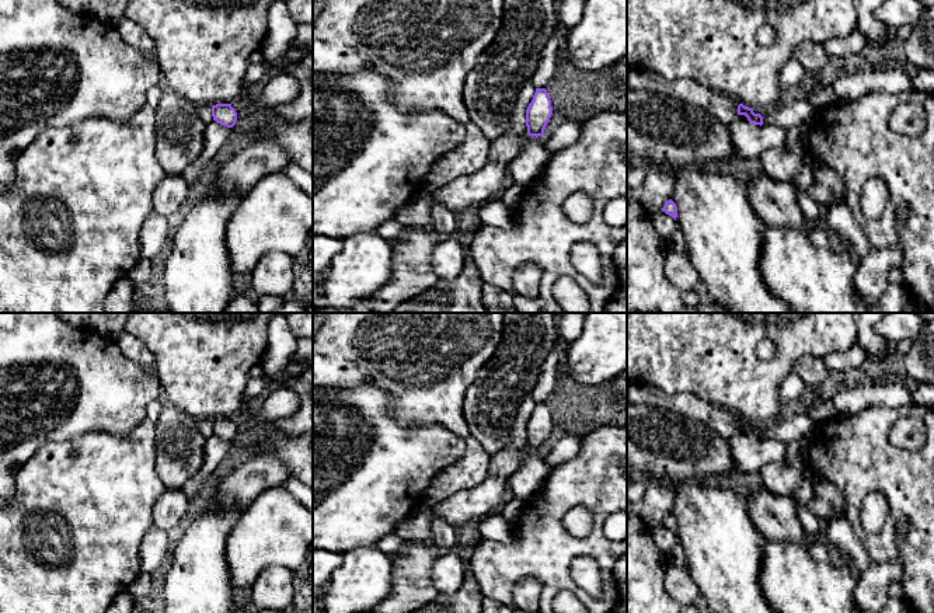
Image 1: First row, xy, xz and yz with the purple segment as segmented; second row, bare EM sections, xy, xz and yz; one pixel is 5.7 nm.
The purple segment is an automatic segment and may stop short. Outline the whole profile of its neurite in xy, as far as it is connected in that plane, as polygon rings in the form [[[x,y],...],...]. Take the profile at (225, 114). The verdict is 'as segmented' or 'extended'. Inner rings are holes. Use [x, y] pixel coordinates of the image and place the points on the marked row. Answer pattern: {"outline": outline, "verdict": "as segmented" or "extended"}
{"outline": [[[216,104],[212,107],[213,121],[217,123],[233,128],[237,122],[237,112],[231,104]]], "verdict": "as segmented"}

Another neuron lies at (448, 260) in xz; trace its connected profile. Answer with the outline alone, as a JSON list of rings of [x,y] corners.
[[[463,233],[443,237],[431,255],[436,278],[450,281],[459,276],[466,265],[466,255],[467,244]]]

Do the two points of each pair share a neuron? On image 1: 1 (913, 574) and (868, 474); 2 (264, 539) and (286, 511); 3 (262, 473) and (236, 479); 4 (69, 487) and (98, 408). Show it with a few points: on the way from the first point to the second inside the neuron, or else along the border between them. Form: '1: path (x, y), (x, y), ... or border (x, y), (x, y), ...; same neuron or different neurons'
1: path (917, 547), (917, 514), (895, 491); same neuron
2: path (271, 532), (279, 518); same neuron
3: path (255, 474), (250, 479), (243, 479); same neuron
4: border (122, 436), (98, 431), (83, 431), (59, 442); different neurons

